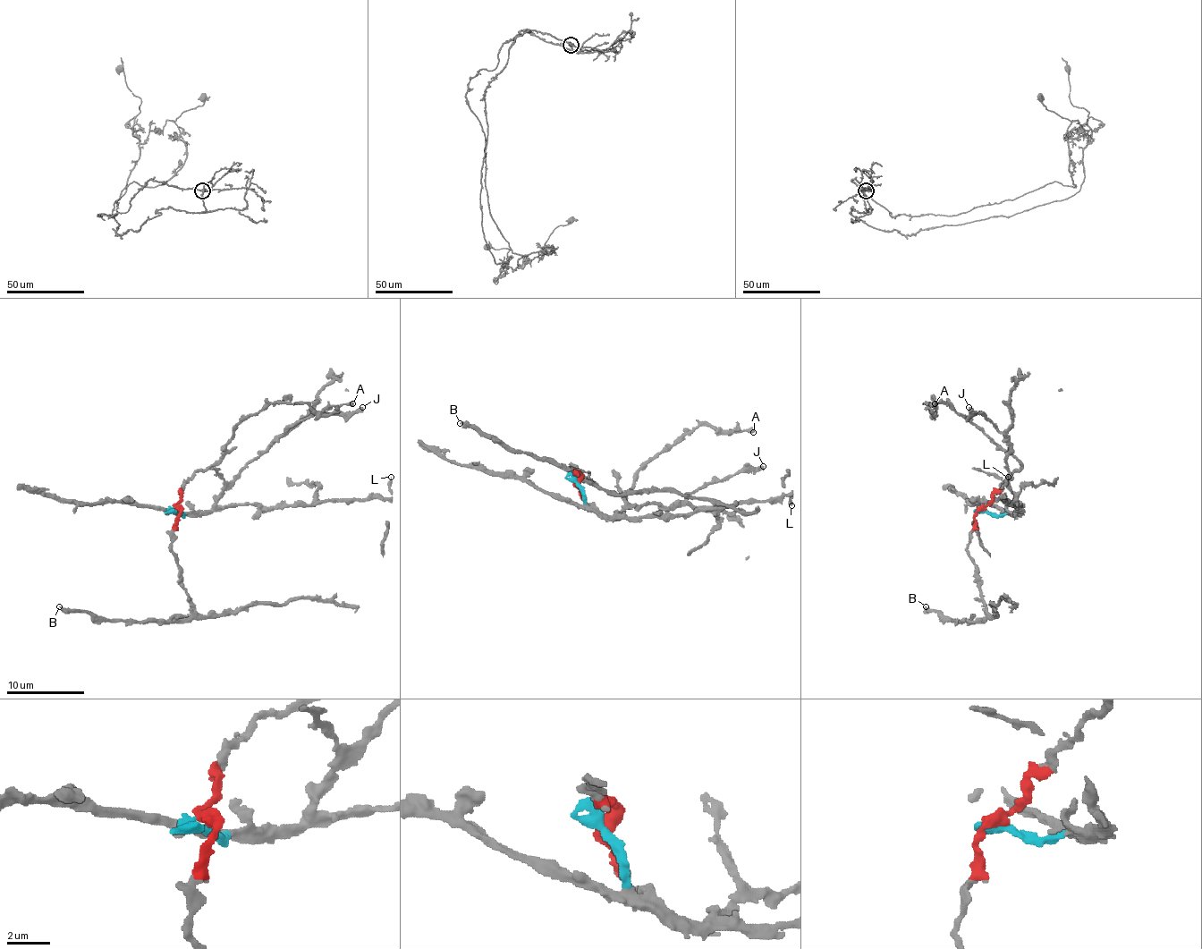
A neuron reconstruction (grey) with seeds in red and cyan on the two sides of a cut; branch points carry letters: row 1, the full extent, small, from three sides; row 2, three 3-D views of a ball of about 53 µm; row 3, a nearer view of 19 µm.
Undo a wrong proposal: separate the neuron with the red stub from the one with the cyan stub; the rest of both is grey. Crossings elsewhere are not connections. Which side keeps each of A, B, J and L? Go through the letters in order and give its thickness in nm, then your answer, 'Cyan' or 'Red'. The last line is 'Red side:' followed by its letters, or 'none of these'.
A: Thickness 420 nm. Red
B: Thickness 320 nm. Red
J: Thickness 400 nm. Cyan
L: Thickness 240 nm. Cyan
Red side: A, B

